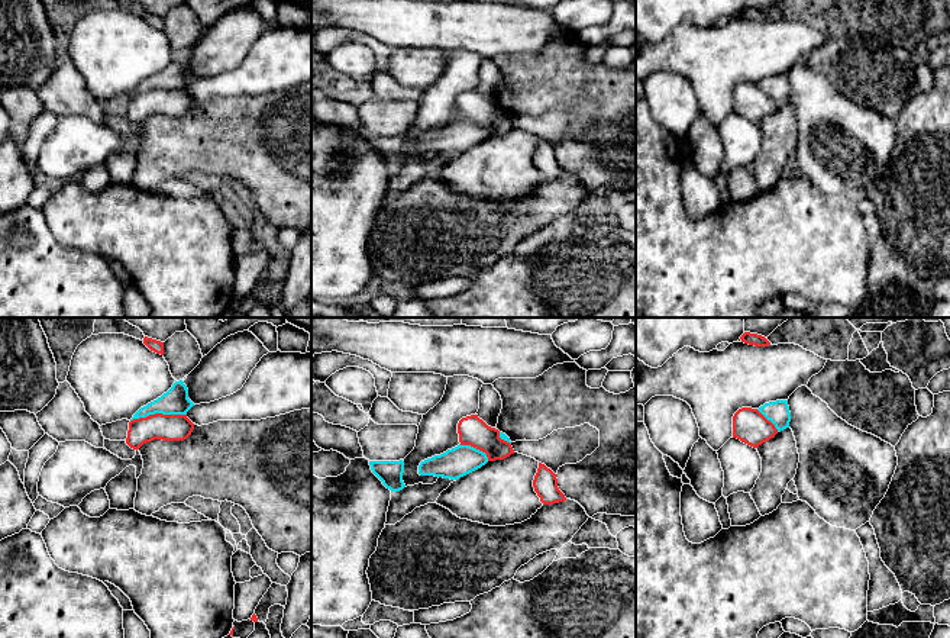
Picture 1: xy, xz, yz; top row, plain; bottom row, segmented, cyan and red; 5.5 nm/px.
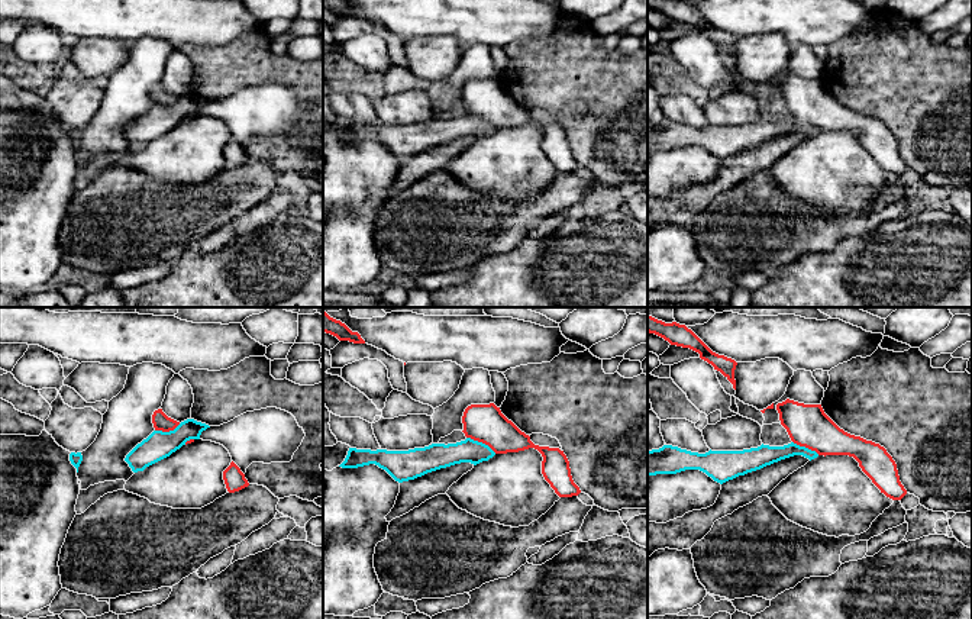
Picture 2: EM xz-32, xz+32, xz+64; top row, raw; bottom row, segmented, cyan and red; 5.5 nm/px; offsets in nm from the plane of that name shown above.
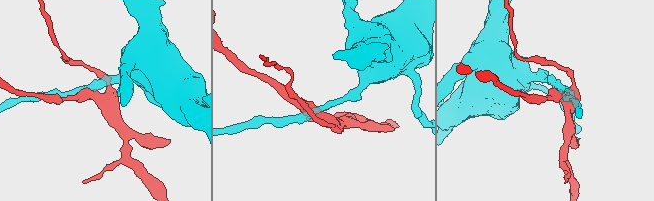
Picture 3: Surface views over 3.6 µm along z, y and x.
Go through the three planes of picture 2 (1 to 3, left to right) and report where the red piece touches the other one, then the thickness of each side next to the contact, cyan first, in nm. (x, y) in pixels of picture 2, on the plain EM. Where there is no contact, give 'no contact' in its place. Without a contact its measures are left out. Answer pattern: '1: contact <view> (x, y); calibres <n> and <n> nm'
1: contact xz-32 (167, 107); calibres 160 and 100 nm
2: contact xz+32 (481, 118); calibres 140 and 220 nm
3: contact xz+64 (804, 122); calibres 120 and 240 nm

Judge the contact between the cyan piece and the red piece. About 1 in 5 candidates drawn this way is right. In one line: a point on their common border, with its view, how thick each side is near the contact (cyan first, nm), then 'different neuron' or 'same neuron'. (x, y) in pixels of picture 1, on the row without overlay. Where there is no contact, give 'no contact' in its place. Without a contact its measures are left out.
xy (158, 87) | 150/140 nm | different neuron

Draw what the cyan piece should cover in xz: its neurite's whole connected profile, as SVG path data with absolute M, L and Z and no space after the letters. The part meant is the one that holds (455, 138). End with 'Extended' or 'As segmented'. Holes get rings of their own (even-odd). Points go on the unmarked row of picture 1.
M458 120L440 130L434 130L420 138L420 151L434 151L458 155L488 138L485 128L471 122Z. As segmented

